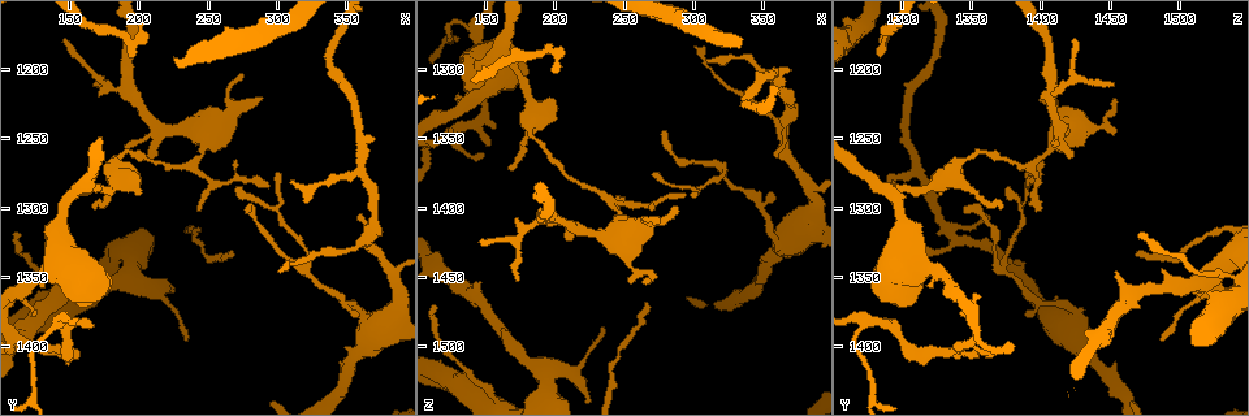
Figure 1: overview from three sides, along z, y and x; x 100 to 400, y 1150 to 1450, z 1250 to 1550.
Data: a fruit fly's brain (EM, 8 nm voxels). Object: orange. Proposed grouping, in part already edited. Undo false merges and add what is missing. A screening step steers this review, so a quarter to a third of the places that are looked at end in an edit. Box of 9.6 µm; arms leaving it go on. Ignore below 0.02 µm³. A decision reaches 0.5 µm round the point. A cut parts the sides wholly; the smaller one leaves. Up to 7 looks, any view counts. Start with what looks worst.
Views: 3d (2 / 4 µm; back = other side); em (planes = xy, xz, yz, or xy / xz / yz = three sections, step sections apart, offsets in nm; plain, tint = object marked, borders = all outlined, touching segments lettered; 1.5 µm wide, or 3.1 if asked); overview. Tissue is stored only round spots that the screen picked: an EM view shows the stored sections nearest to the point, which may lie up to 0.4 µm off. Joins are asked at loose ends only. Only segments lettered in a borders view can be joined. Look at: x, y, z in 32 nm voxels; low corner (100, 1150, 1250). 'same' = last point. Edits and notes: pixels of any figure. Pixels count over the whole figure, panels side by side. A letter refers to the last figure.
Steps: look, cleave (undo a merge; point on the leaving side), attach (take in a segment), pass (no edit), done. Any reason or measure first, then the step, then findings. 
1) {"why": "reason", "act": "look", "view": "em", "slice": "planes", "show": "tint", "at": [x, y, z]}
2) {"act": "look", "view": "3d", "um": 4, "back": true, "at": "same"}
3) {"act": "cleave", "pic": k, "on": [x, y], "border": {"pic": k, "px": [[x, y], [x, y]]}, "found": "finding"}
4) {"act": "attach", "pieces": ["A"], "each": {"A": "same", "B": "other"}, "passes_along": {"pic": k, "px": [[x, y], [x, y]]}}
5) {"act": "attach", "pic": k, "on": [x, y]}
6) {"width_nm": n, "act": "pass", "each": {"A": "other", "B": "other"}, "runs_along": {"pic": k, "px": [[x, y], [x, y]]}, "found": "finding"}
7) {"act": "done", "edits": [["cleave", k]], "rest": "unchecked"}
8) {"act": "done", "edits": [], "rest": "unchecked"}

{"why": "branch stops here", "act": "look", "view": "em", "slice": "xz", "step": 4, "show": "borders", "at": [244, 1302, 1398]}

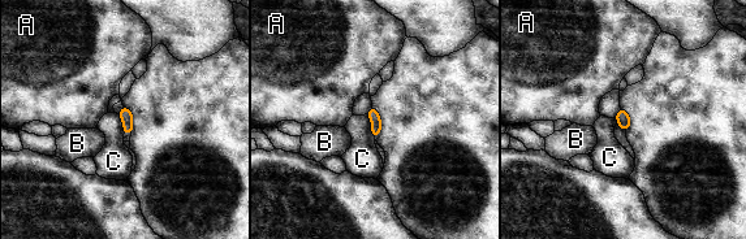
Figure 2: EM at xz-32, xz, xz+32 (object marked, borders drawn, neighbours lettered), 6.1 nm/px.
{"act": "pass", "each": {"A": "other", "B": "other", "C": "other"}, "border": {"pic": 2, "px": [[366, 114], [371, 122], [374, 139]]}, "found": "no lettered segment goes on from it"}

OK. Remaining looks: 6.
{"why": "a fork", "act": "look", "view": "em", "slice": "xy", "step": 4, "show": "tint", "at": [324, 1338, 1374]}

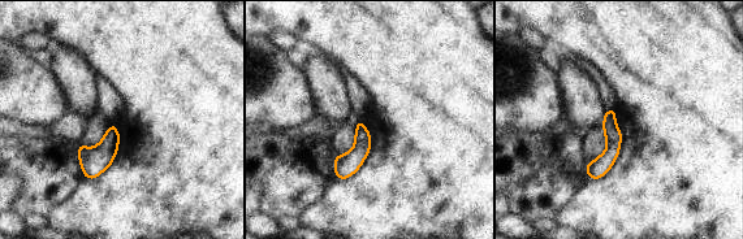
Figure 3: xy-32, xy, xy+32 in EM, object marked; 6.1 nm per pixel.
{"act": "look", "view": "em", "slice": "planes", "show": "borders", "at": "same"}

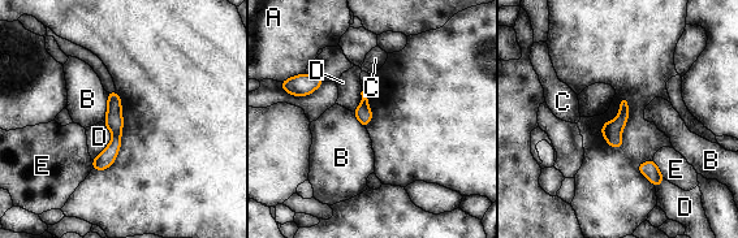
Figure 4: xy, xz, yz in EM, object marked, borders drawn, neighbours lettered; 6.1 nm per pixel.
{"act": "pass", "each": {"A": "other", "B": "other", "C": "other", "D": "other", "E": "other"}, "border": {"pic": 4, "px": [[108, 92], [107, 115], [103, 120]]}, "found": "all the same neuron"}

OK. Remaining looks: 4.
{"why": "an open end", "act": "look", "view": "3d", "um": 2, "at": [278, 1302, 1348]}

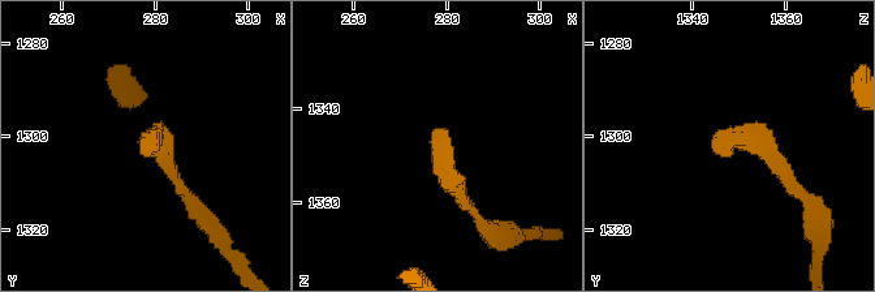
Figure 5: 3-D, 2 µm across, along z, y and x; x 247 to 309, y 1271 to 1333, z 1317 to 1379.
{"act": "look", "view": "em", "slice": "planes", "show": "borders", "at": [276, 1303, 1347]}

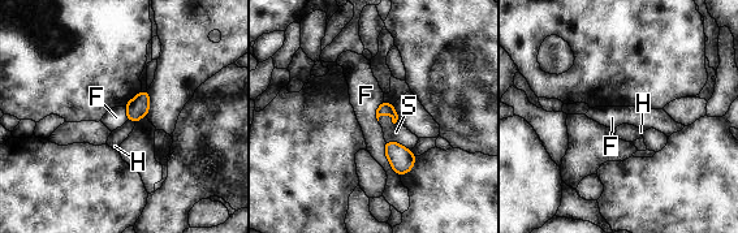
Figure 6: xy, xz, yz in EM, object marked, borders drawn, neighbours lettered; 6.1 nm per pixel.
{"width_nm": 80, "act": "pass", "each": {"F": "other", "H": "other", "S": "other"}, "border": {"pic": 6, "px": [[384, 142], [384, 155], [400, 176]]}, "found": "no lettered segment goes on from it"}

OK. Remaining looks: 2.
{"act": "done", "edits": [], "rest": "unchecked"}

